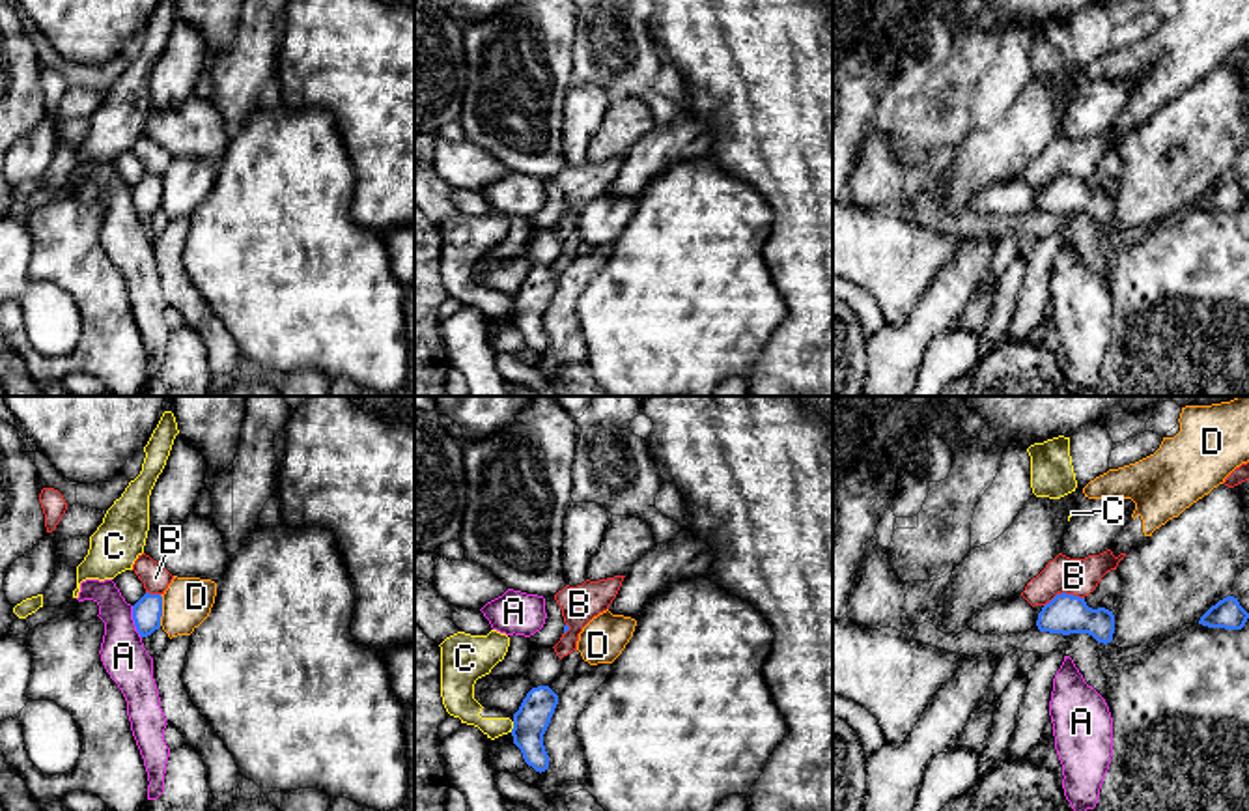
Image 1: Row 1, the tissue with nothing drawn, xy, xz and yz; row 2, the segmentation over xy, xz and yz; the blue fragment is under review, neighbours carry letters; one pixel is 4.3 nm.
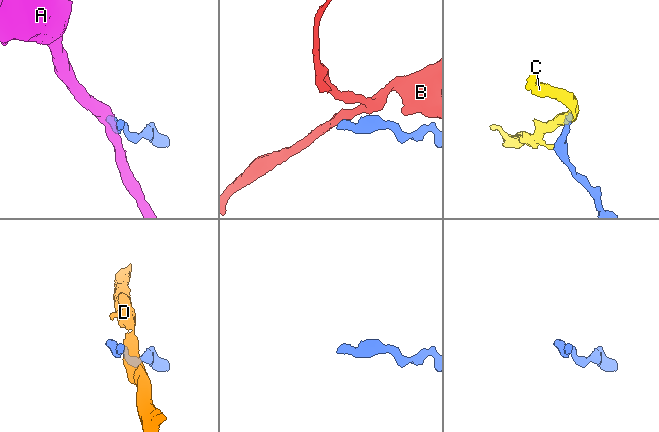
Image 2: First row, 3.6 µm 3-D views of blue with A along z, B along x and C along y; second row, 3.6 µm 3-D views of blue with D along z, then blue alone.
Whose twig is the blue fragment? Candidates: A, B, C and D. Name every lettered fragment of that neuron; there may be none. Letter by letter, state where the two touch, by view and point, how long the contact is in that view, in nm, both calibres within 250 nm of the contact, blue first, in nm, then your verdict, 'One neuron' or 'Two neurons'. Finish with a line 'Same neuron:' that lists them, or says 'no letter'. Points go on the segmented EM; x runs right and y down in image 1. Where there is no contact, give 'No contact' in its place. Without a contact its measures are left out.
A: Touches blue at xy (135, 623). Shared border 150 nm. Thickness 130 nm (blue) against 190 nm. Two neurons
B: Touches blue at yz (1063, 593). Shared border 180 nm. Thickness 170 nm (blue) against 160 nm. Two neurons
C: Touches blue at xz (514, 727). Shared border 50 nm. Thickness 150 nm (blue) against 120 nm. Two neurons
D: Touches blue at xy (161, 610). Shared border 140 nm. Thickness 130 nm (blue) against 220 nm. Two neurons
Same neuron: no letter

